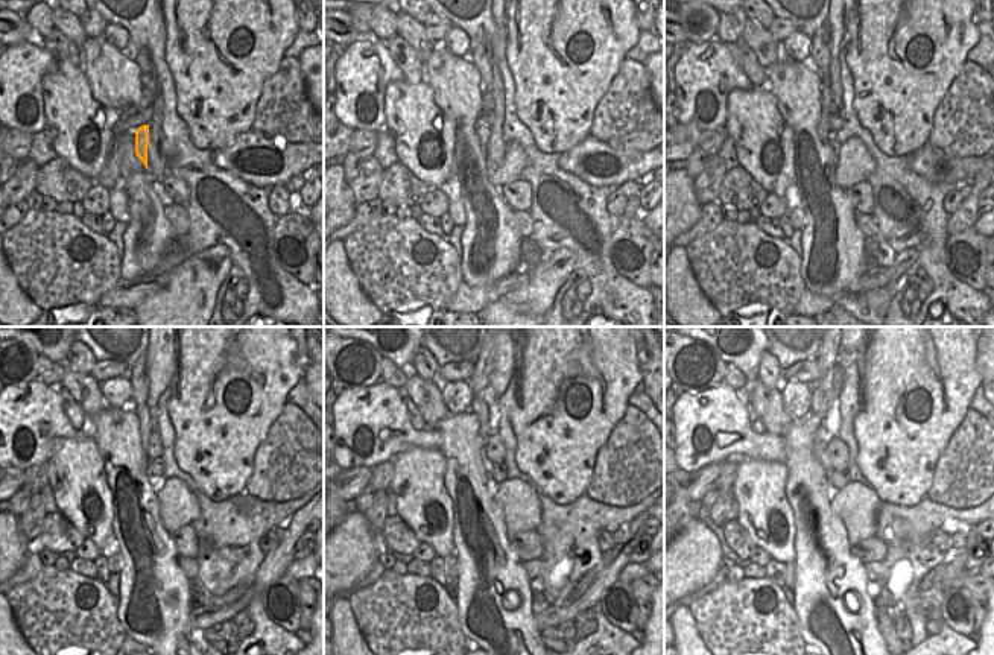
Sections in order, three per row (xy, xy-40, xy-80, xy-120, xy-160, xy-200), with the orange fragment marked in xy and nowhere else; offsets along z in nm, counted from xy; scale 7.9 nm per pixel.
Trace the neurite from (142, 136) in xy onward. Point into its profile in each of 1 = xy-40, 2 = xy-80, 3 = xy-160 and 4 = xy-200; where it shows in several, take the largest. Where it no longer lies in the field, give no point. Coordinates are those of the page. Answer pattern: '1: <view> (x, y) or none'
1: xy-40 (487, 116)
2: xy-80 (823, 128)
3: xy-160 (479, 408)
4: xy-200 (816, 405)

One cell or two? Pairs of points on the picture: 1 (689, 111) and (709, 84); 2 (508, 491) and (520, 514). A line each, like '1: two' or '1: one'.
1: one
2: one

